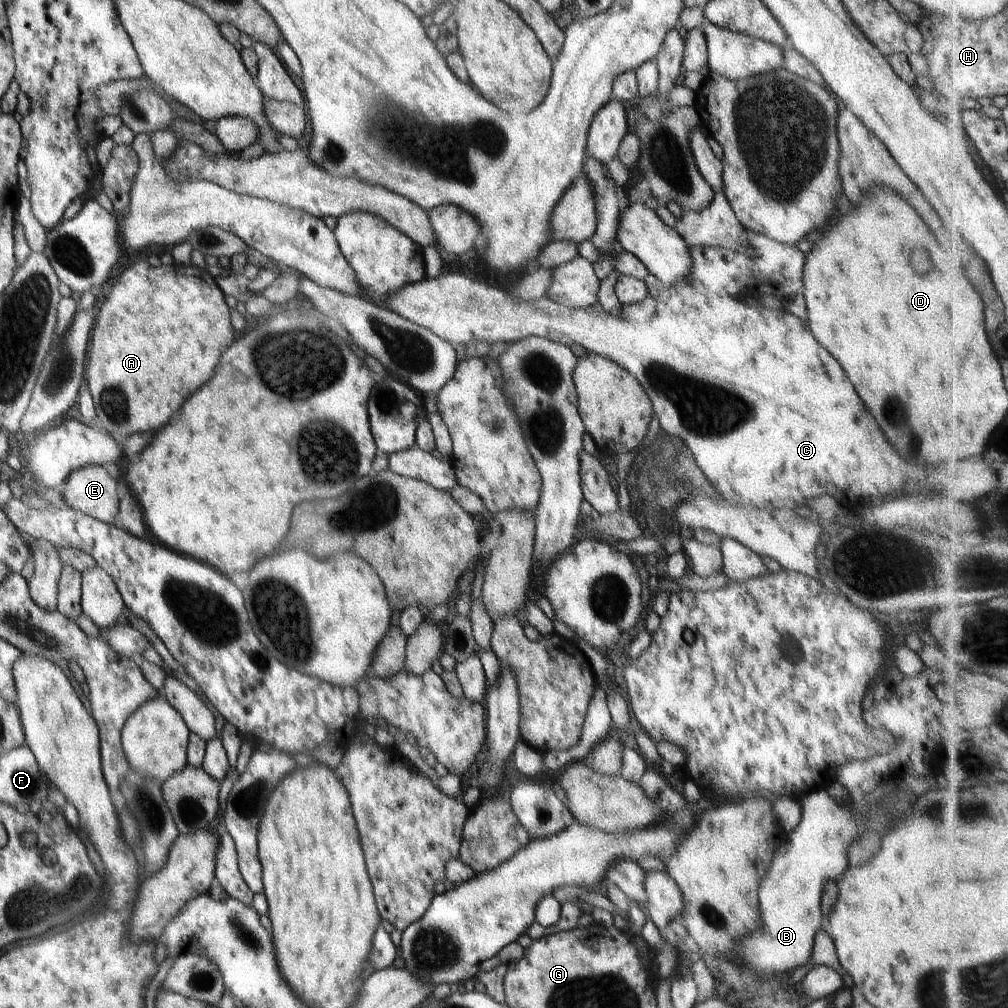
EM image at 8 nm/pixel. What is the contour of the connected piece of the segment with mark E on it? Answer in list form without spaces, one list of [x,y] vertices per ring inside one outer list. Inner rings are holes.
[[[88,465],[72,471],[61,488],[64,488],[62,495],[70,508],[86,513],[109,525],[116,520],[119,513],[117,481],[102,465]]]

